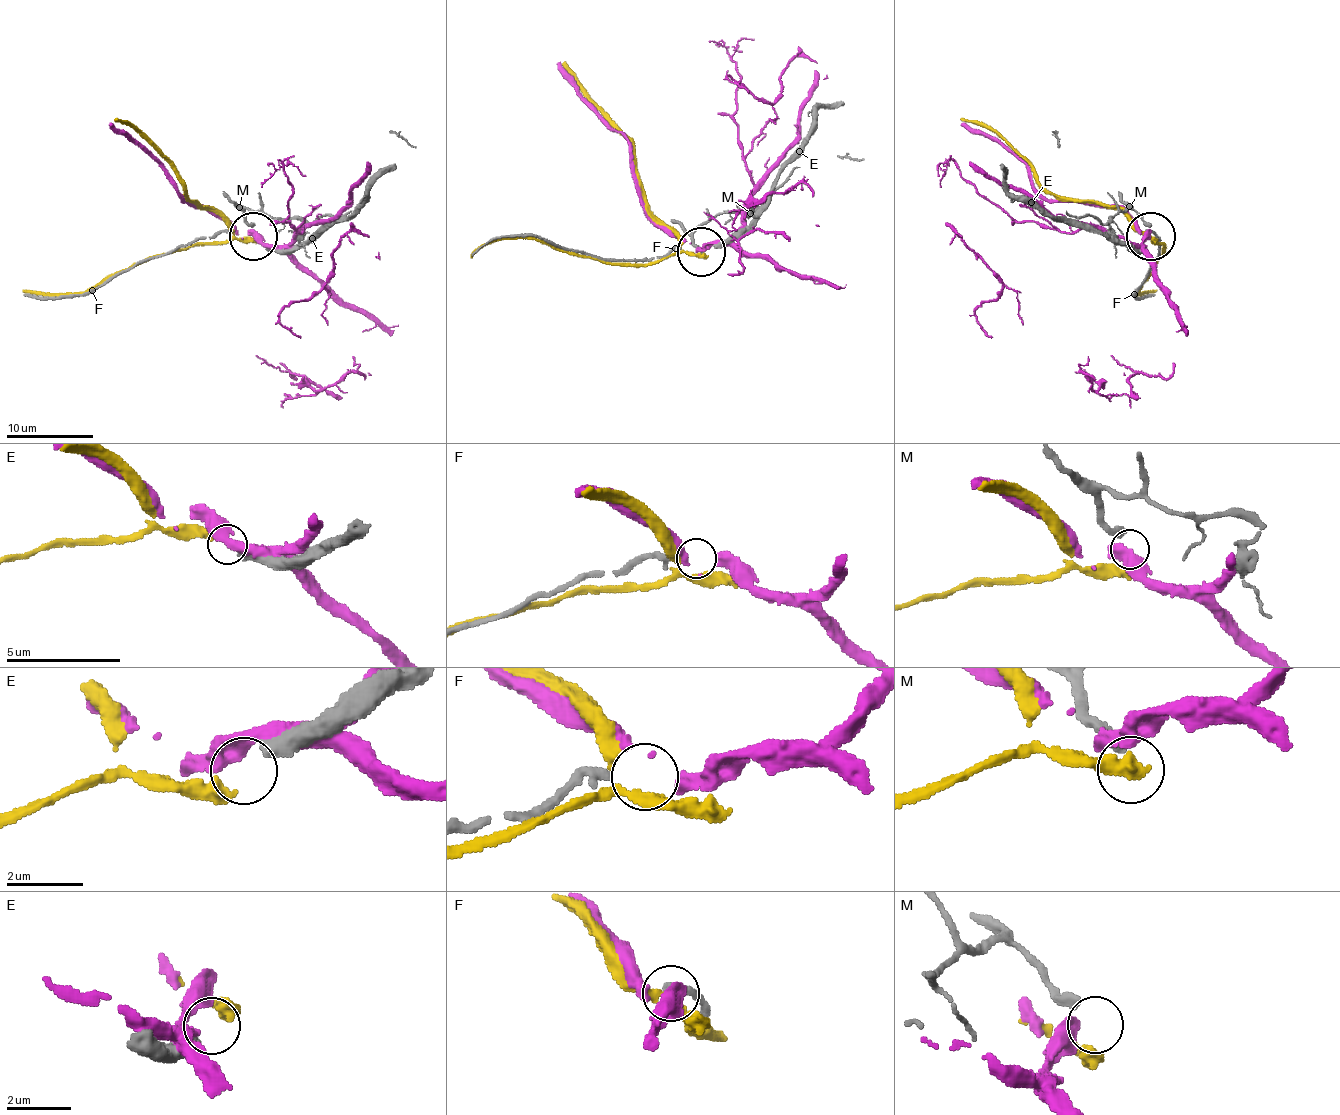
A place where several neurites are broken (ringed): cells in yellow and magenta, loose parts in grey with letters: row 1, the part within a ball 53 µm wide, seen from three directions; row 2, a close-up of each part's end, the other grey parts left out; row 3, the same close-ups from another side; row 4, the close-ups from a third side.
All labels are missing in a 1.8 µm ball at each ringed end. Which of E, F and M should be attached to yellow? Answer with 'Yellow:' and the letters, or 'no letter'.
Yellow: E

